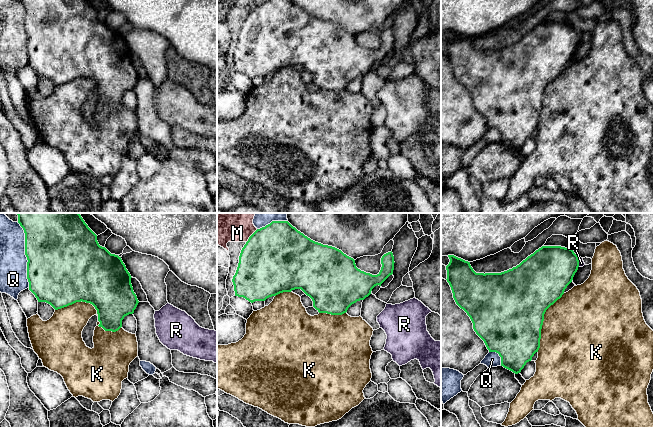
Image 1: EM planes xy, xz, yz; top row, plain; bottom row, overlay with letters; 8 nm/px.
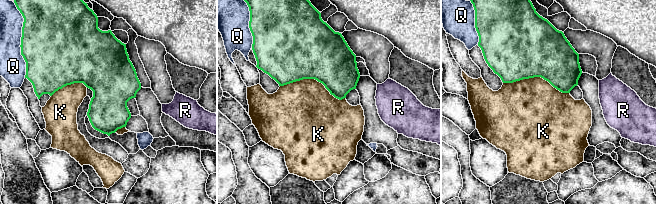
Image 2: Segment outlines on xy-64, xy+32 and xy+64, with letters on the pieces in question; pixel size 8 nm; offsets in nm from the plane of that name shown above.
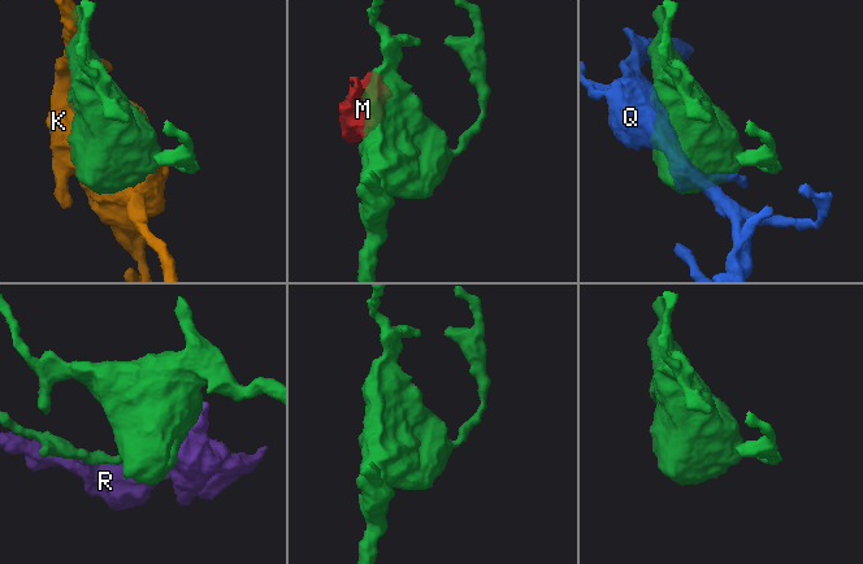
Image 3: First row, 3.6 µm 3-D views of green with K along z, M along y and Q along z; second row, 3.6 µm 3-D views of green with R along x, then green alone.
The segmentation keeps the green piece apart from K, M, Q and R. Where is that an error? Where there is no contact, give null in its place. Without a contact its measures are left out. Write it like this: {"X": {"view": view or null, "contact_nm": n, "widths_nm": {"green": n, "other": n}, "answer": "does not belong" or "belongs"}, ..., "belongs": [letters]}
{"K": {"view": "yz", "contact_nm": 500, "widths_nm": {"green": 500, "other": 480}, "answer": "belongs"}, "M": {"view": "xz", "contact_nm": 140, "widths_nm": {"green": 500, "other": 420}, "answer": "does not belong"}, "Q": {"view": "xy", "contact_nm": 550, "widths_nm": {"green": 500, "other": 220}, "answer": "does not belong"}, "R": {"view": "yz", "contact_nm": 50, "widths_nm": {"green": 380, "other": 50}, "answer": "does not belong"}, "belongs": ["K"]}

